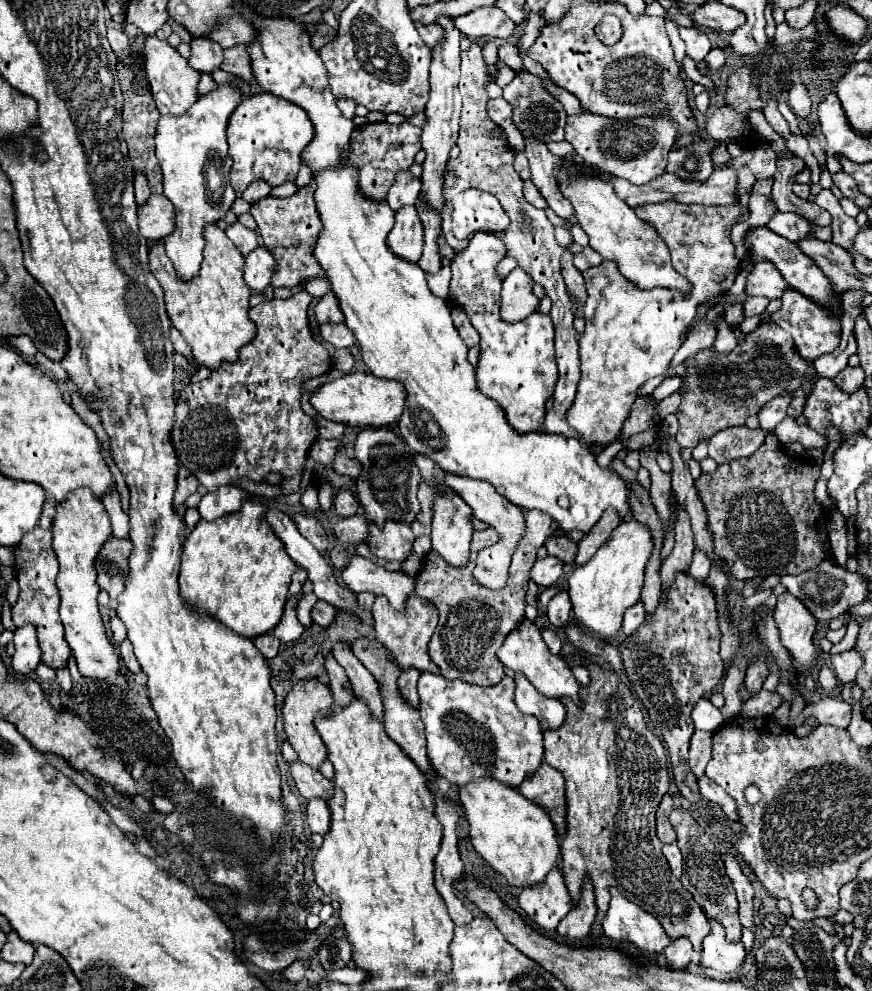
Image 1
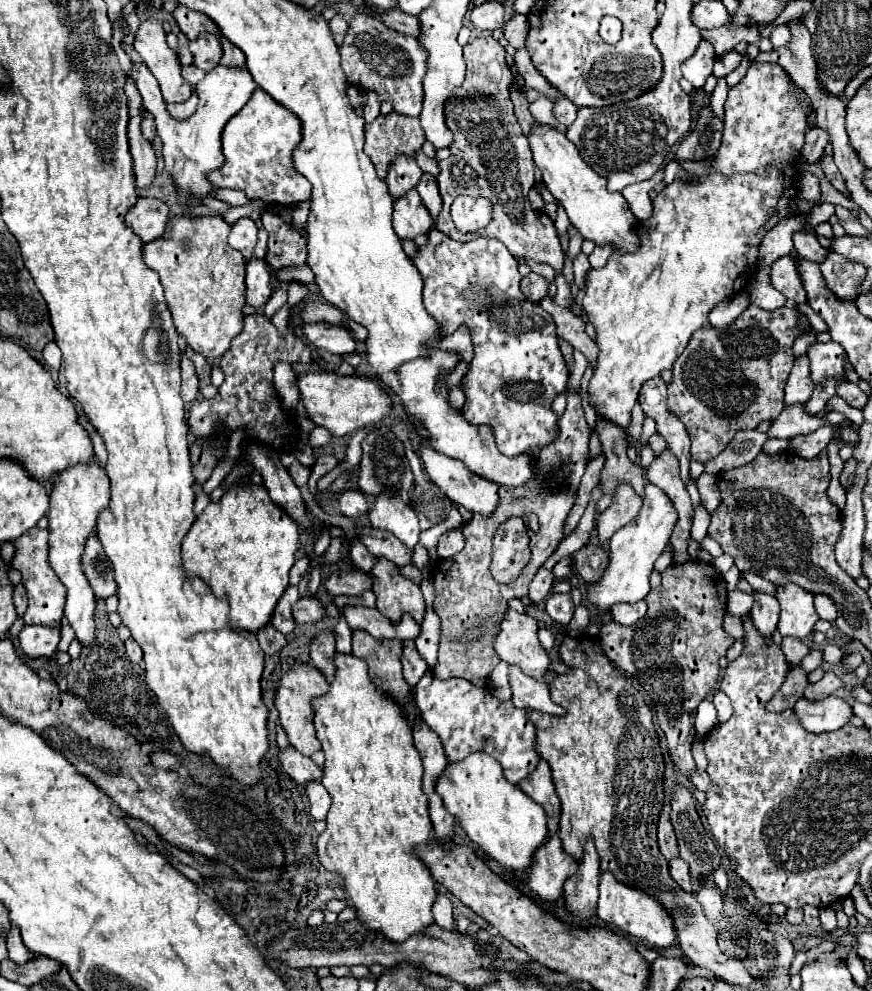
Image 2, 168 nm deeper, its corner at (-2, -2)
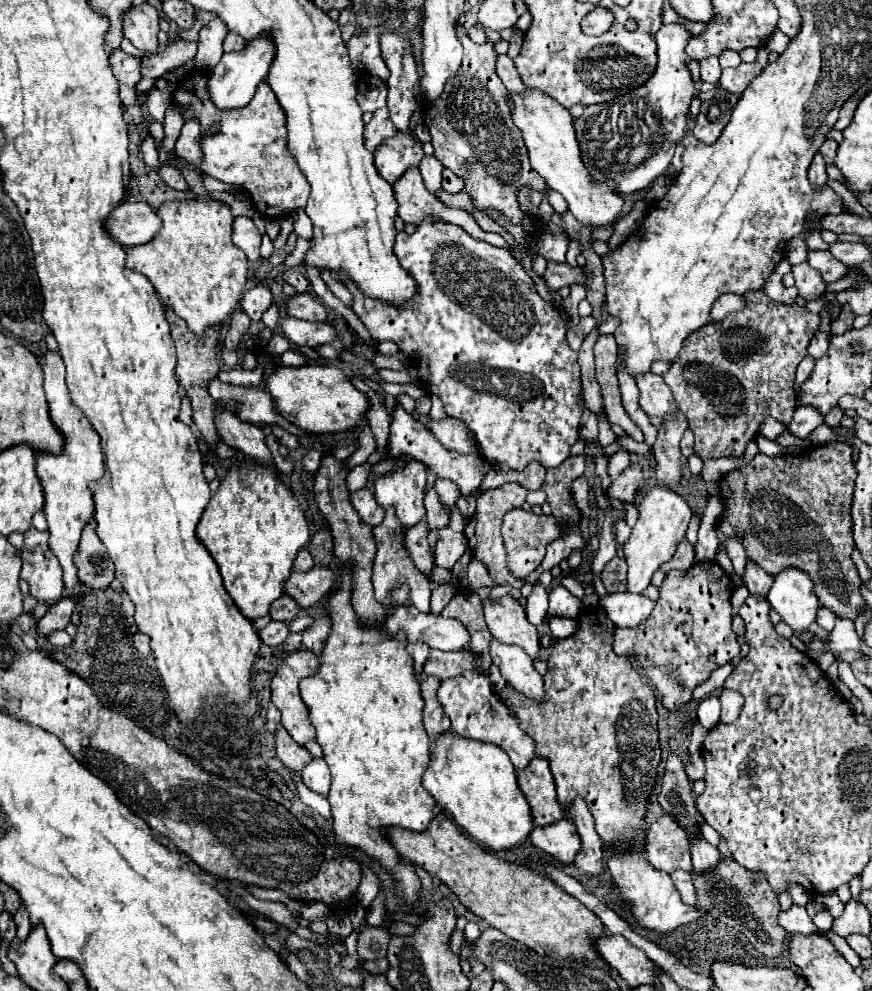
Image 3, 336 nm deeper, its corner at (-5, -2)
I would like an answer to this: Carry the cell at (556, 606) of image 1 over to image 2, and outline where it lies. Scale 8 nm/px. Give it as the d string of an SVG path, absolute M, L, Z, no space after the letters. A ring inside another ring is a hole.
M551 594L545 602L547 614L557 622L557 624L569 624L573 618L573 598L571 594Z

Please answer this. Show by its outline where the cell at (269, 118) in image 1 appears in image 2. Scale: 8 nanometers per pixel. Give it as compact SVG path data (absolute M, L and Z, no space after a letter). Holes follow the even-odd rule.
M257 88L253 96L249 98L249 102L243 106L243 110L237 112L237 116L233 116L233 120L227 122L223 130L223 140L221 140L225 162L219 170L213 170L207 176L207 180L217 188L243 190L251 200L261 200L263 204L285 204L287 206L287 204L305 202L309 200L311 184L293 168L293 162L291 162L291 152L297 146L299 138L301 138L301 124L293 118L293 114L289 114L289 110L285 110L281 104L269 98L265 90Z

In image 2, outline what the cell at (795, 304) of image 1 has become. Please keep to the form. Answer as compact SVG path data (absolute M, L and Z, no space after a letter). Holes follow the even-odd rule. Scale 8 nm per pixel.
M829 342L829 344L813 344L807 350L807 356L811 360L811 380L813 384L821 384L829 378L837 378L837 380L845 380L847 372L845 372L845 358L843 358L845 350L841 350L841 346L837 346L837 342Z

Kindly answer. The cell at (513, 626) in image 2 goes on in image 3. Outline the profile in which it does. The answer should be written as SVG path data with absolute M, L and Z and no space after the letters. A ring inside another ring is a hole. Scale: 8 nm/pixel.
M512 596L484 600L484 616L490 634L504 644L520 646L532 660L538 658L538 628L526 618L524 608Z

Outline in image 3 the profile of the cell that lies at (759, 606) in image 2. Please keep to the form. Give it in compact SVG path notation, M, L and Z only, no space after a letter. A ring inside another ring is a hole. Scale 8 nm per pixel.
M748 562L746 574L744 574L744 584L746 584L746 588L750 590L752 596L768 598L768 590L770 590L772 582L774 582L774 578L770 574L766 574L760 566Z

